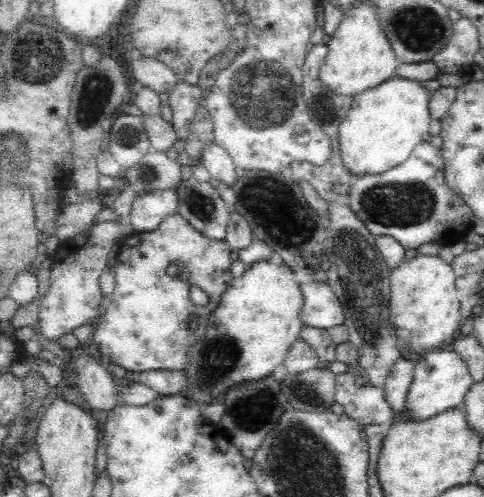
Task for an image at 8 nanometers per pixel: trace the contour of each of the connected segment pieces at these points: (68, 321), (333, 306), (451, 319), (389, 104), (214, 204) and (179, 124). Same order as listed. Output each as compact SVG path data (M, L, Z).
M94 221L85 231L65 238L58 244L58 248L50 252L52 264L48 288L44 294L36 297L41 337L55 342L80 326L94 325L104 295L99 285L99 276L107 265L112 246L118 243L119 235L124 231L132 232L127 222Z
M299 279L299 289L303 298L299 308L303 327L328 330L343 324L345 316L341 302L327 282Z
M418 253L414 258L404 259L400 266L391 270L390 284L389 321L398 336L401 349L424 355L447 347L456 340L460 329L459 298L451 264L440 256Z
M392 78L375 90L366 90L353 99L346 118L338 128L336 152L349 176L378 177L404 164L431 127L428 90L420 83Z
M192 175L186 180L182 178L174 190L178 213L207 237L225 238L232 210L216 186L212 186L209 181L199 182Z
M178 79L169 94L168 104L173 111L173 124L177 136L185 140L189 136L190 122L199 108L203 89L198 84Z

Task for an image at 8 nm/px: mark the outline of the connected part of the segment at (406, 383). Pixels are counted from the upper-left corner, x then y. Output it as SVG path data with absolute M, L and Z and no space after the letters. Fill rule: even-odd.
M401 357L390 366L382 383L383 397L393 411L399 411L409 389L415 365Z

